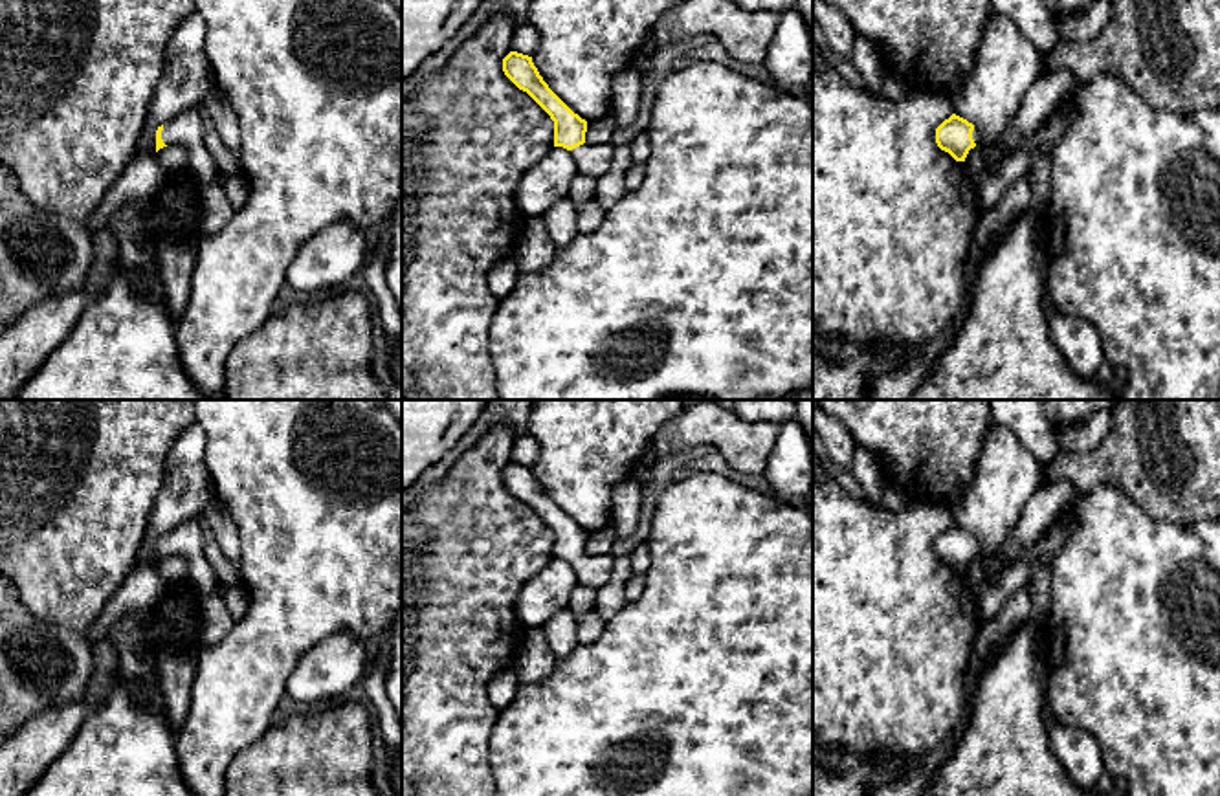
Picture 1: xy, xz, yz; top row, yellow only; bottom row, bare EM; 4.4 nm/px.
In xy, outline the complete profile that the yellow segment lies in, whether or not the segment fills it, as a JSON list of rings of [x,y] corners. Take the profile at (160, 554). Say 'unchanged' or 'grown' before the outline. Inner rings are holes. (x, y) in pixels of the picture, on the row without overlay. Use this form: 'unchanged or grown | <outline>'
grown | [[[193,517],[183,521],[167,536],[156,541],[156,563],[169,556],[187,559],[187,583],[194,594],[205,598],[216,585],[216,574],[205,559],[202,521]]]

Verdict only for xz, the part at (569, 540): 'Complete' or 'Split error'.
Split error

